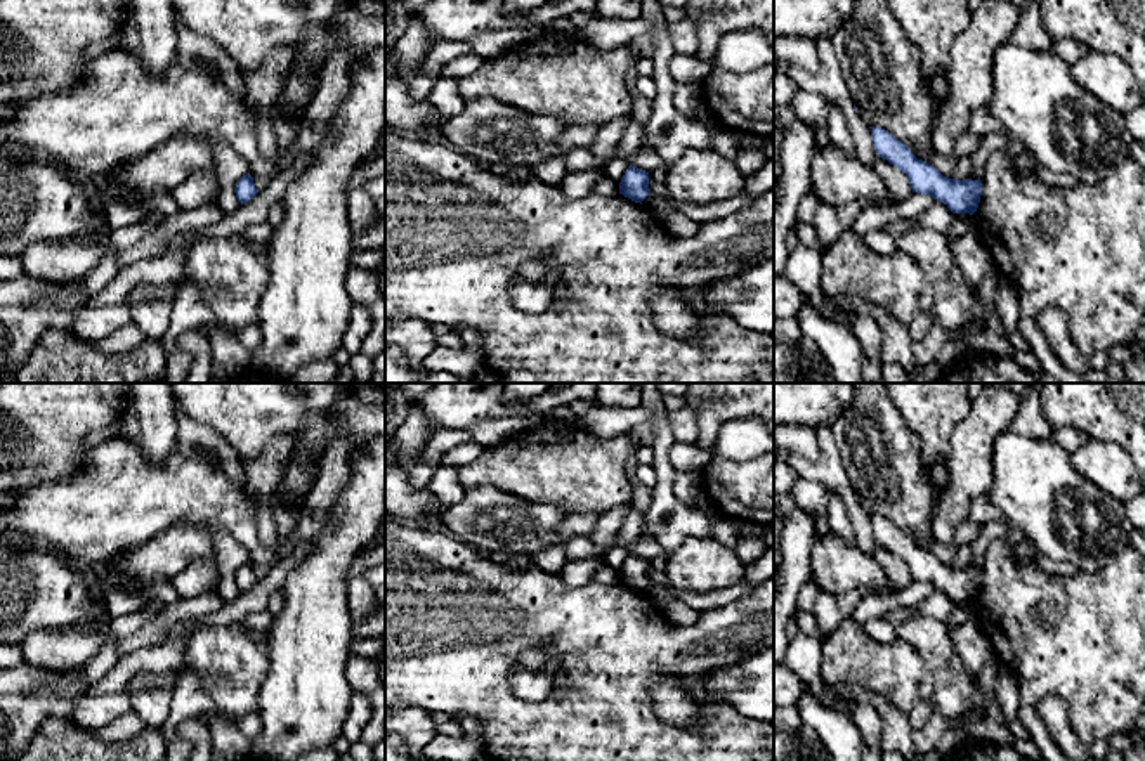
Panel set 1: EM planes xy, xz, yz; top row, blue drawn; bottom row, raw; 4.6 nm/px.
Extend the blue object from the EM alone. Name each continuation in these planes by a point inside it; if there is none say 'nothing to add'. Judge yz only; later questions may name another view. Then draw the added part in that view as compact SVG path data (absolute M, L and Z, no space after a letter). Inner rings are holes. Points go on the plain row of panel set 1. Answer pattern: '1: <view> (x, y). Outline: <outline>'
nothing to add

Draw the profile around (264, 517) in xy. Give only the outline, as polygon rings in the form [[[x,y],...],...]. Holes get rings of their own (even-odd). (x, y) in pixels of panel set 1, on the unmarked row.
[[[253,494],[255,511],[253,518],[257,524],[258,543],[269,550],[276,550],[281,544],[274,517],[274,498]]]

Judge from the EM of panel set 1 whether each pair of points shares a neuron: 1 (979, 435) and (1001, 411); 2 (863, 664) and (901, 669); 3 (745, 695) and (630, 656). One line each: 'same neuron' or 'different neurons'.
1: same neuron
2: same neuron
3: different neurons

